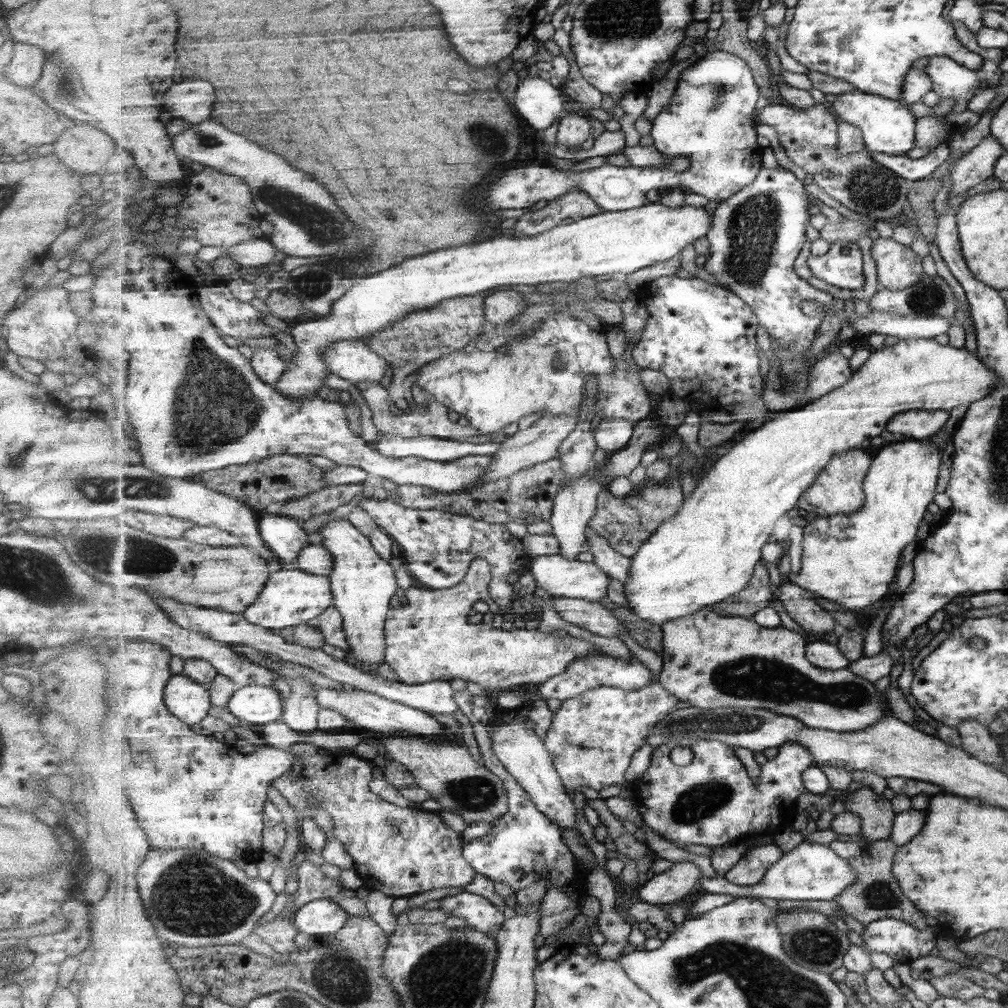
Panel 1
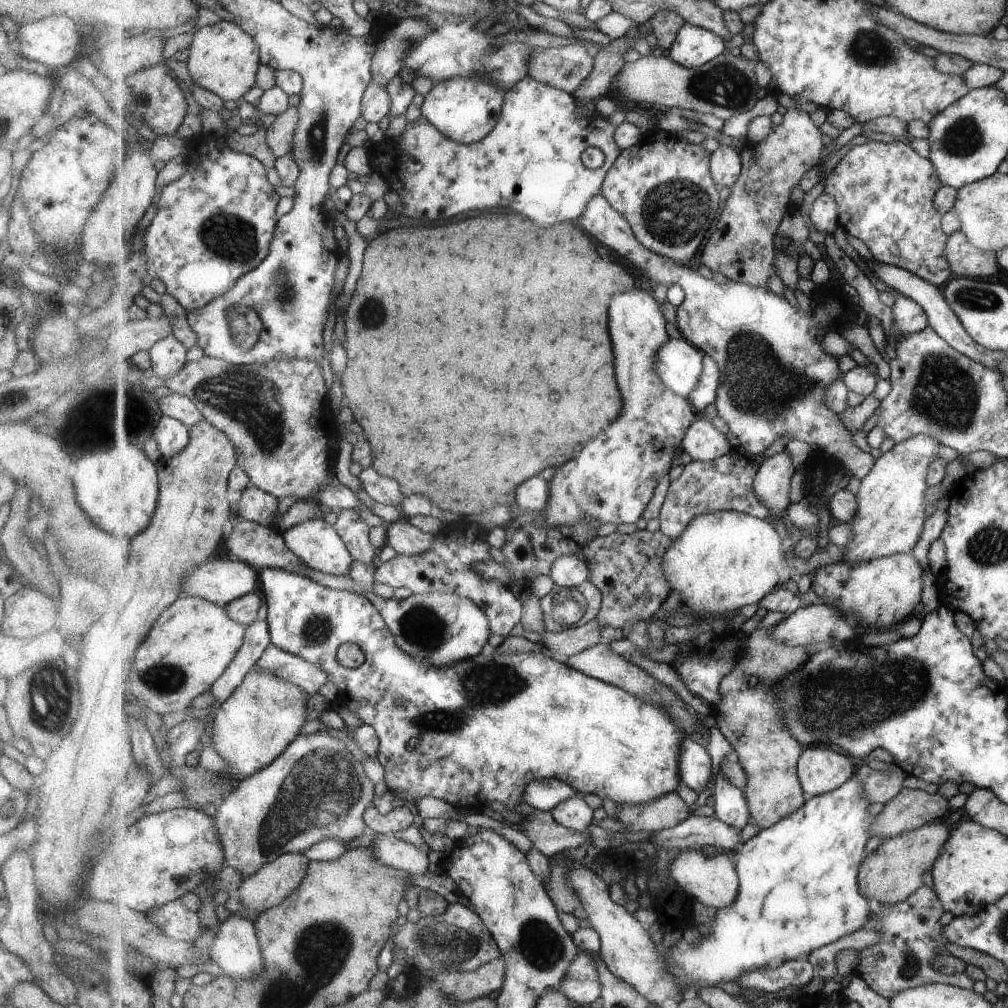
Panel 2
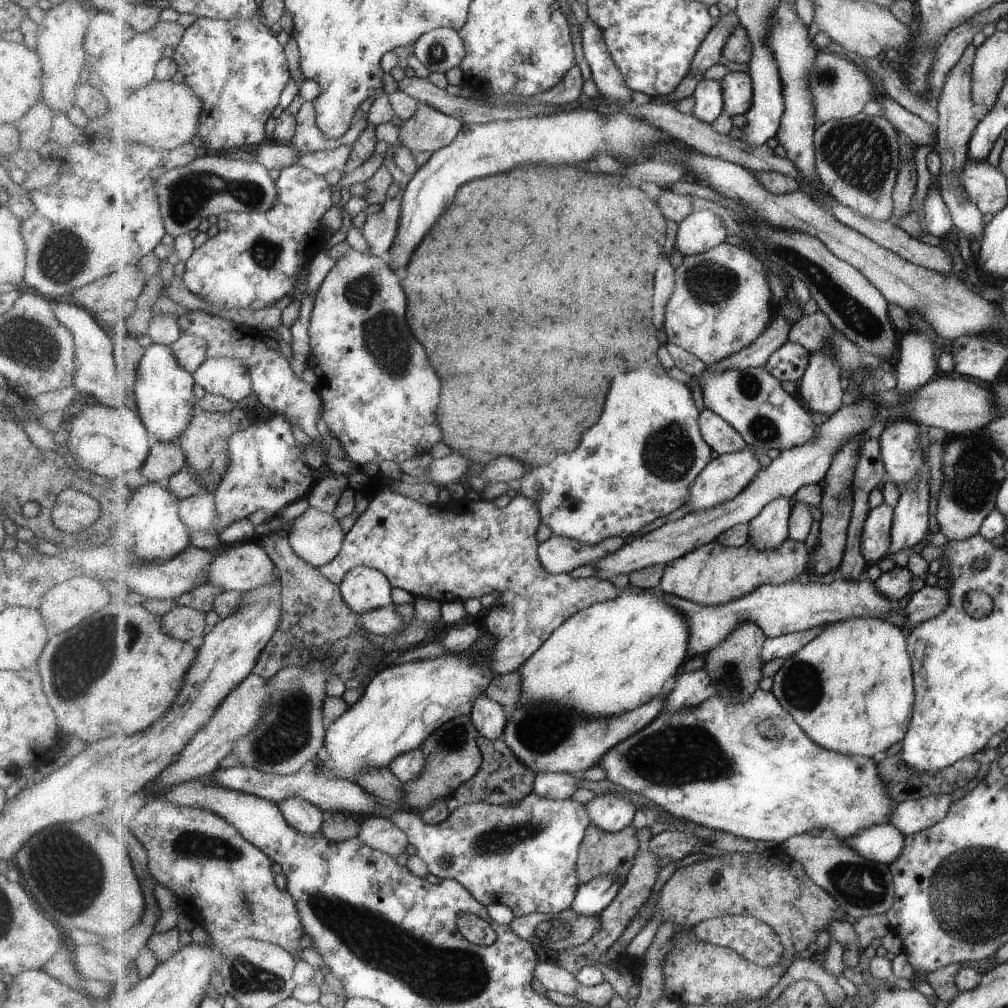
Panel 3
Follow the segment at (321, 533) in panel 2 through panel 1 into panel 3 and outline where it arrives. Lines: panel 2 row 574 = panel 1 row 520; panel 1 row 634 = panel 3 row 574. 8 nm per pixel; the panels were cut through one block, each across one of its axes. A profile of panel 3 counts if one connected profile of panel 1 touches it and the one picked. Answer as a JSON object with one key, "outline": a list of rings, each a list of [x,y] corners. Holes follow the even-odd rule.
{"outline":[[[356,566],[345,575],[339,588],[345,602],[357,614],[392,606],[393,585],[379,569]]]}

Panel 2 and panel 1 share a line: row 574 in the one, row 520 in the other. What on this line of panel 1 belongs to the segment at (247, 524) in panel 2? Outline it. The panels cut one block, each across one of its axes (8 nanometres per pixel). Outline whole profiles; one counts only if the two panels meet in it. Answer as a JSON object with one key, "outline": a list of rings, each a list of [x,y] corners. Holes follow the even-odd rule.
{"outline":[[[365,484],[336,485],[325,487],[316,493],[309,493],[300,498],[285,502],[275,514],[297,517],[297,520],[307,521],[313,516],[321,516],[333,511],[339,506],[349,504],[353,498],[357,498],[364,491]]]}

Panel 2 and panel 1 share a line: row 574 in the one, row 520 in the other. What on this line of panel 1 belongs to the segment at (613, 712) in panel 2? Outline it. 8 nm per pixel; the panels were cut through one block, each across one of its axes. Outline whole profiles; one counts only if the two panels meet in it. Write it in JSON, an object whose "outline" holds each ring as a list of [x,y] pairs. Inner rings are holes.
{"outline":[[[261,514],[259,520],[259,530],[265,544],[286,566],[295,566],[301,552],[310,546],[303,521],[283,514]]]}

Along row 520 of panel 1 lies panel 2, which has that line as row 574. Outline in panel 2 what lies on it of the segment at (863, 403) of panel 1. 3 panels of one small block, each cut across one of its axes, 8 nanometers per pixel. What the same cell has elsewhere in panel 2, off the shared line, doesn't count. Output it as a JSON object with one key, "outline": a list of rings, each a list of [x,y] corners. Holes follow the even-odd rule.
{"outline":[[[719,511],[703,514],[695,518],[687,530],[673,541],[663,556],[663,570],[673,591],[678,592],[682,604],[691,606],[703,619],[708,617],[732,616],[742,606],[760,601],[779,585],[777,571],[785,562],[788,541],[779,538],[779,530],[774,528],[771,520],[761,519],[736,511]]]}

